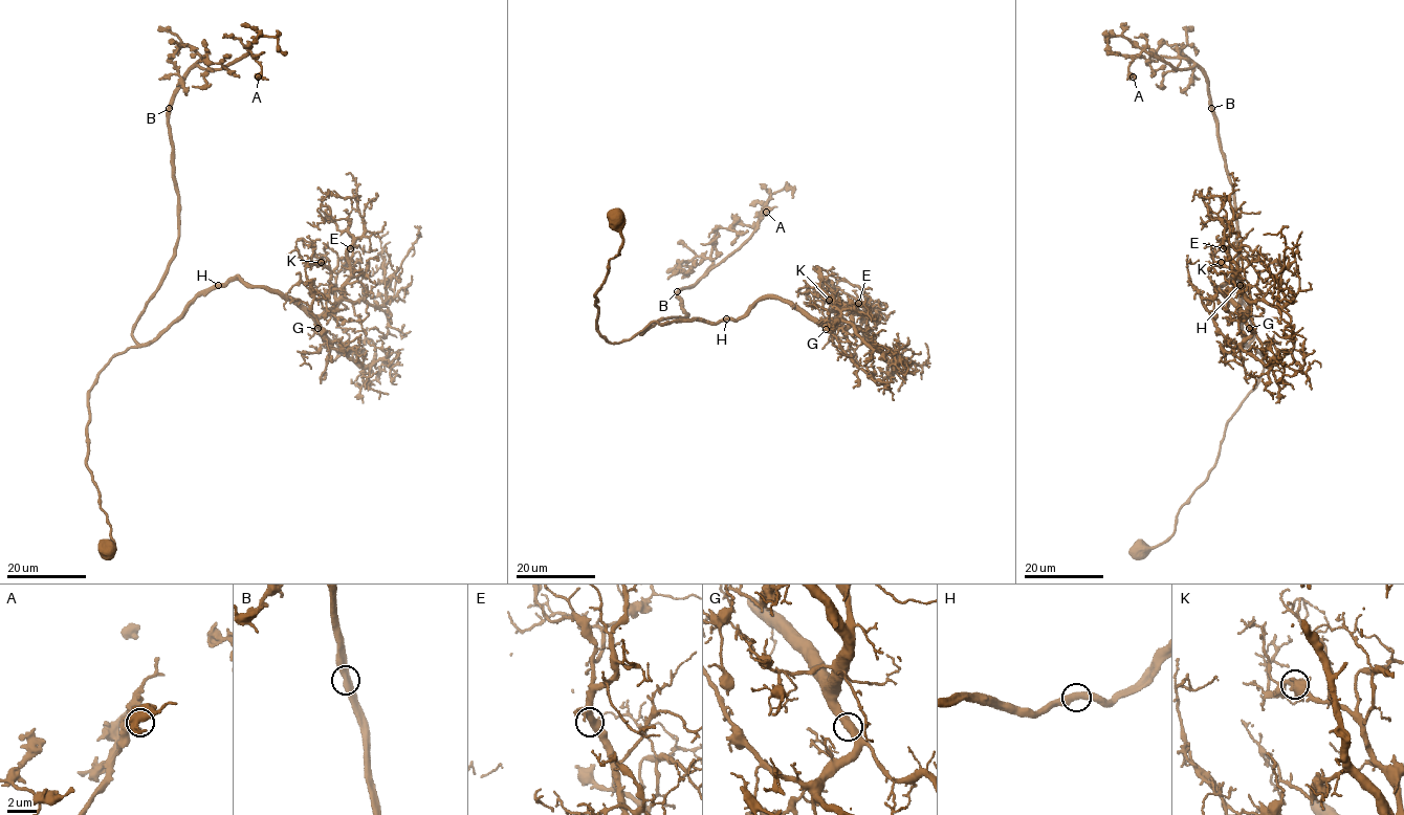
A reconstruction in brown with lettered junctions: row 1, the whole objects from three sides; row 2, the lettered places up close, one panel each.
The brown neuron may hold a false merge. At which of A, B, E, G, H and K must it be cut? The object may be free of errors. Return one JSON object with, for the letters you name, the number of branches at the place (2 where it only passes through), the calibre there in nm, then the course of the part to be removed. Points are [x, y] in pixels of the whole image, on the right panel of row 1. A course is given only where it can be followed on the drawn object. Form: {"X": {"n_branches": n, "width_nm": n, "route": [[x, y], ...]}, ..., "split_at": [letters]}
{"split_at": []}

